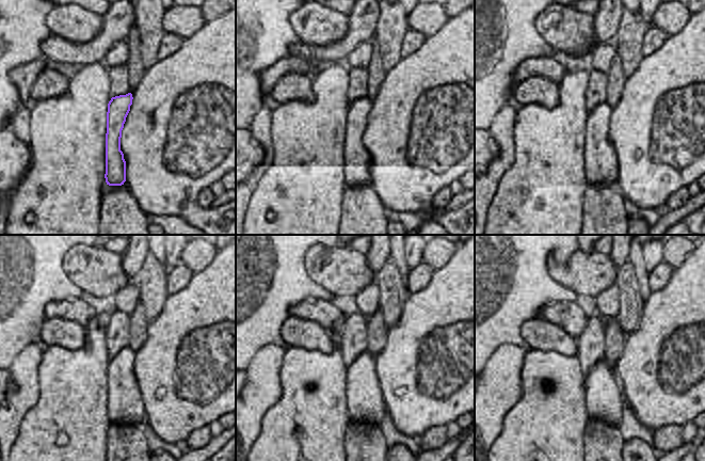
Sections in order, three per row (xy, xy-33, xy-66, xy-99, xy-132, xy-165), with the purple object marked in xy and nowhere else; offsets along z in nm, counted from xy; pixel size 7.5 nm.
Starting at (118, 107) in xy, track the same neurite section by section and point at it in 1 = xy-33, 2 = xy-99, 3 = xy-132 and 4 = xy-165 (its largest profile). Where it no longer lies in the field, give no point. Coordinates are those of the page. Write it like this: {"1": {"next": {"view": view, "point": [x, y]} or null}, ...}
{"1": {"next": {"view": "xy-33", "point": [357, 160]}}, "2": {"next": {"view": "xy-99", "point": [125, 403]}}, "3": {"next": {"view": "xy-132", "point": [365, 403]}}, "4": {"next": {"view": "xy-165", "point": [604, 396]}}}

